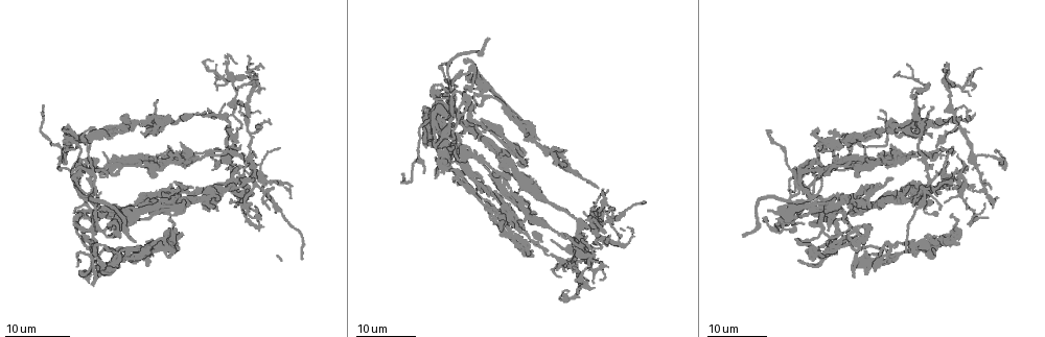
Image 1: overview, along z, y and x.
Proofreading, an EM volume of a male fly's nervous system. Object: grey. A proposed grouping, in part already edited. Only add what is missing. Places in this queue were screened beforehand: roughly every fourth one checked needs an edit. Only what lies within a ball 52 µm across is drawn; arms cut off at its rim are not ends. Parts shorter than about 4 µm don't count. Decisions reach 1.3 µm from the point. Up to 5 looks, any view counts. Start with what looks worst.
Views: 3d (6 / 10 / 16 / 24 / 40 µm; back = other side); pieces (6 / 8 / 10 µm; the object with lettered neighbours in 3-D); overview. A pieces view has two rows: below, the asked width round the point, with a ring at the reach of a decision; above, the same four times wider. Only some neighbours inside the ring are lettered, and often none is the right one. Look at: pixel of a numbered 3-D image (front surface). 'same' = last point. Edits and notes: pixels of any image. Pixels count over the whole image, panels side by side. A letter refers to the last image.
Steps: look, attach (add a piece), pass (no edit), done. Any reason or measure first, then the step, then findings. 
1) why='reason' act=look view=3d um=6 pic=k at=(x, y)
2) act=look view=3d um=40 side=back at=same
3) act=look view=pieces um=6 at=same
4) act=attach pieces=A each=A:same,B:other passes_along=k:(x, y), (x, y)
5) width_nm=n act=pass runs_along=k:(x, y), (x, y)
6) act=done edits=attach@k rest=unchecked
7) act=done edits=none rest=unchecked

why='thin end' act=look view=3d um=16 pic=1 at=(598, 186)

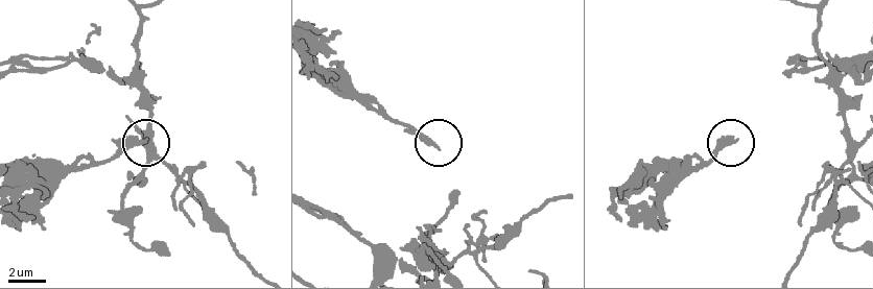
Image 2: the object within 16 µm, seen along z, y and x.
act=look view=pieces um=10 pic=2 at=(733, 142)

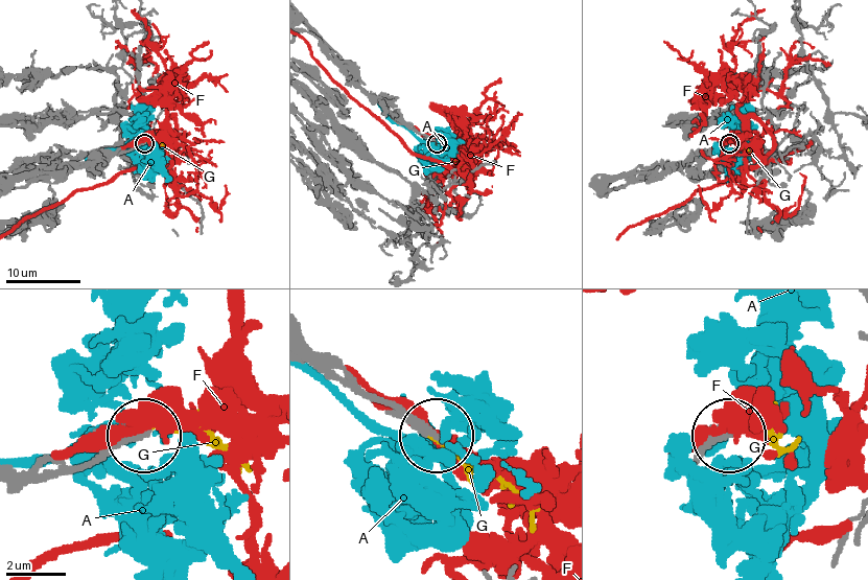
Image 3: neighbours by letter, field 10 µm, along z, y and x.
act=attach pieces=G each=A:other,F:other,G:same passes_along=3:(64, 471), (151, 426), (204, 430), (238, 464) found='it goes on there'

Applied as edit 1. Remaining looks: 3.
why='long arm stops here' act=look view=3d um=16 pic=1 at=(169, 221)

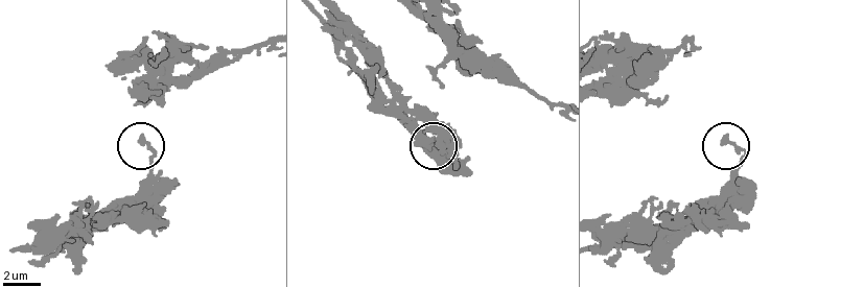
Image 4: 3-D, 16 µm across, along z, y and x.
why='what lies round it' act=look view=pieces um=6 pic=4 at=(144, 139)

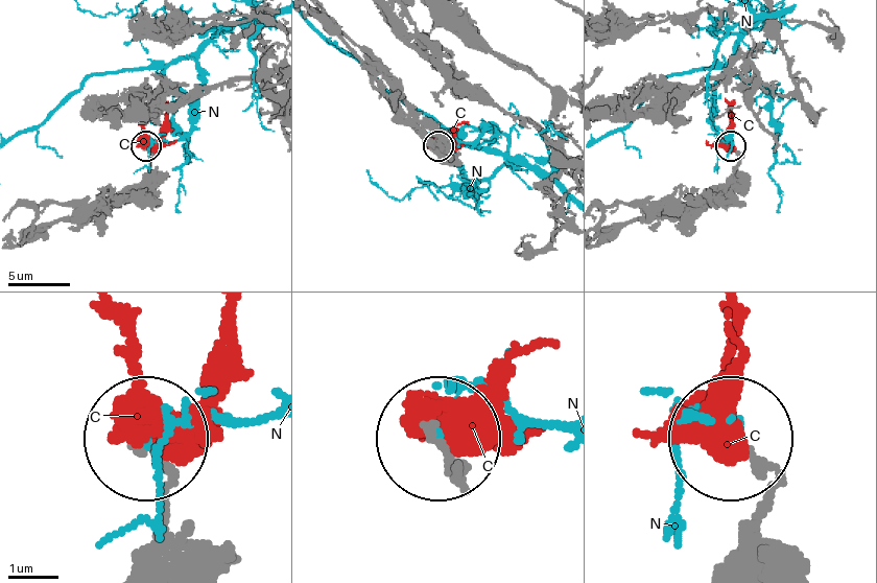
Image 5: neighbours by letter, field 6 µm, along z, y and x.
act=pass each=C:other,N:other found='no lettered piece goes on from it'

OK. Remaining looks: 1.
act=done edits=attach@3 rest=unchecked

